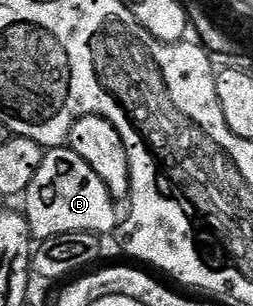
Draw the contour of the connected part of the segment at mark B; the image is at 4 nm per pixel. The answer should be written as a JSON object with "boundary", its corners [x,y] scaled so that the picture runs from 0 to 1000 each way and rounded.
{"boundary":[[[277,480],[174,497],[170,529],[162,546],[146,546],[146,572],[130,572],[130,598],[107,614],[99,654],[99,706],[142,791],[277,761],[411,768],[458,758],[455,647],[415,598],[399,598],[383,559],[368,559],[368,546],[352,546],[352,533],[336,533],[336,520],[320,520],[320,507],[304,507]]]}

